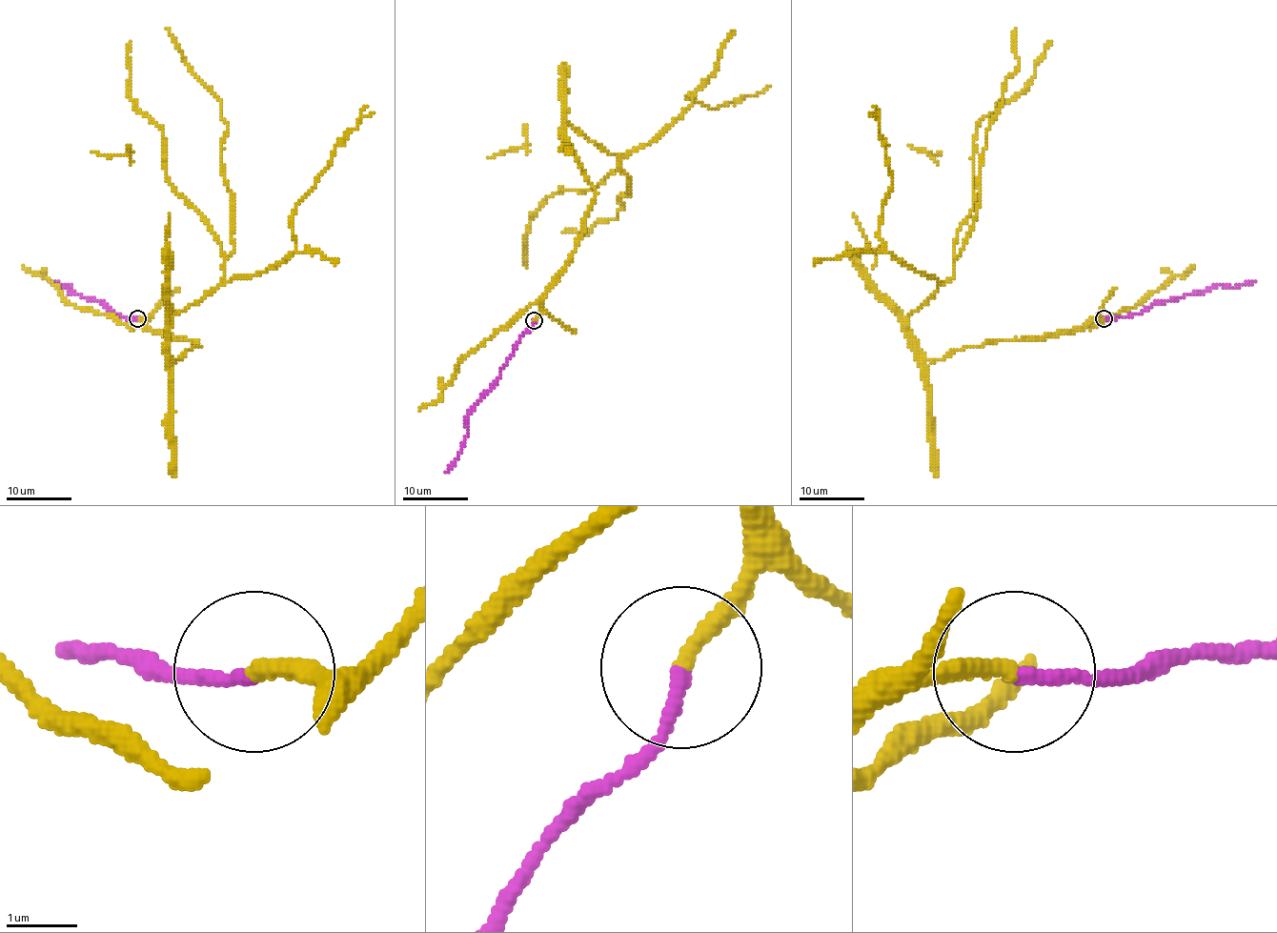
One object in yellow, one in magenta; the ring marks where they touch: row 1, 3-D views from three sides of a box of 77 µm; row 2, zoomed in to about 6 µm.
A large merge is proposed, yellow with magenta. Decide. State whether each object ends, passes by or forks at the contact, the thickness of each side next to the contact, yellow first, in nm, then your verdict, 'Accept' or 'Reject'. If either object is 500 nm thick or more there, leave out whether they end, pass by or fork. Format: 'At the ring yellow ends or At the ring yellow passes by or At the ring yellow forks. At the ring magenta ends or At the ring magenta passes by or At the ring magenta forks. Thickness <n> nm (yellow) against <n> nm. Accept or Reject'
At the ring yellow ends. At the ring magenta ends. Thickness 240 nm (yellow) against 190 nm. Accept

